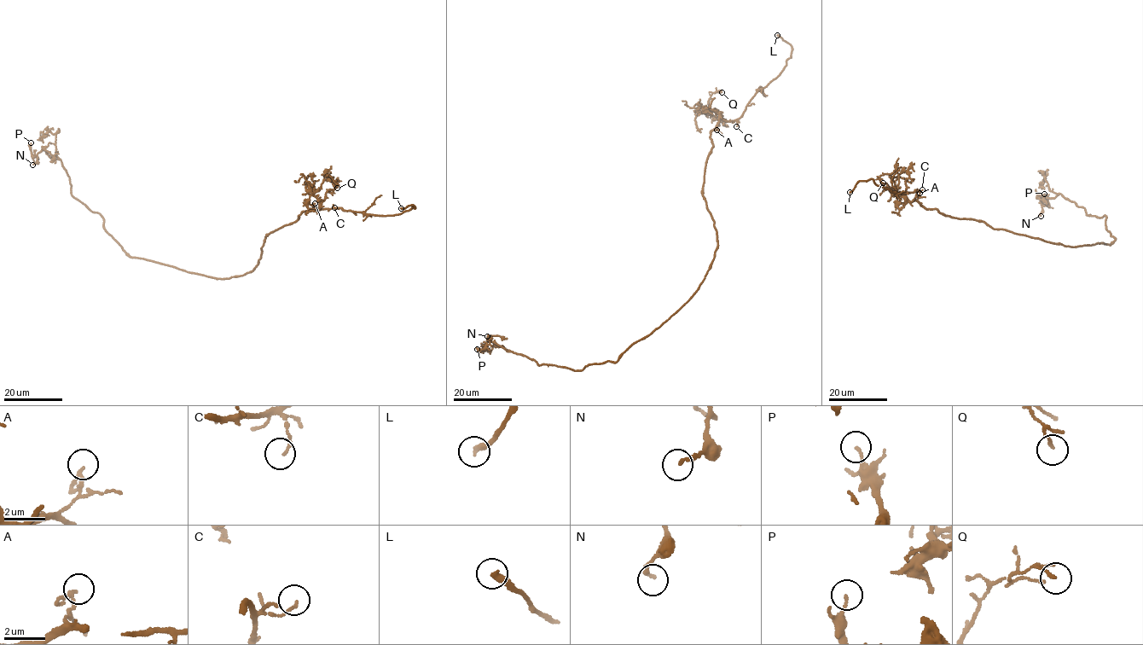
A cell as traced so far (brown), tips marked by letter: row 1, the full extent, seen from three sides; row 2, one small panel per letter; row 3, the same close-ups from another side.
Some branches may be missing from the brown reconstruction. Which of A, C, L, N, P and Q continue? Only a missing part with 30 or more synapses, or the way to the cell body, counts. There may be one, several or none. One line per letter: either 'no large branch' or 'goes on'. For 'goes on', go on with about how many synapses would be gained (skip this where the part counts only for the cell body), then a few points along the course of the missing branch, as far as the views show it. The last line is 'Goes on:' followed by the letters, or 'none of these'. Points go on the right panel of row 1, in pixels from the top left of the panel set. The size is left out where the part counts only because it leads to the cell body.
A: no large branch
C: no large branch
L: goes on
N: no large branch
P: no large branch
Q: no large branch
Goes on: L

